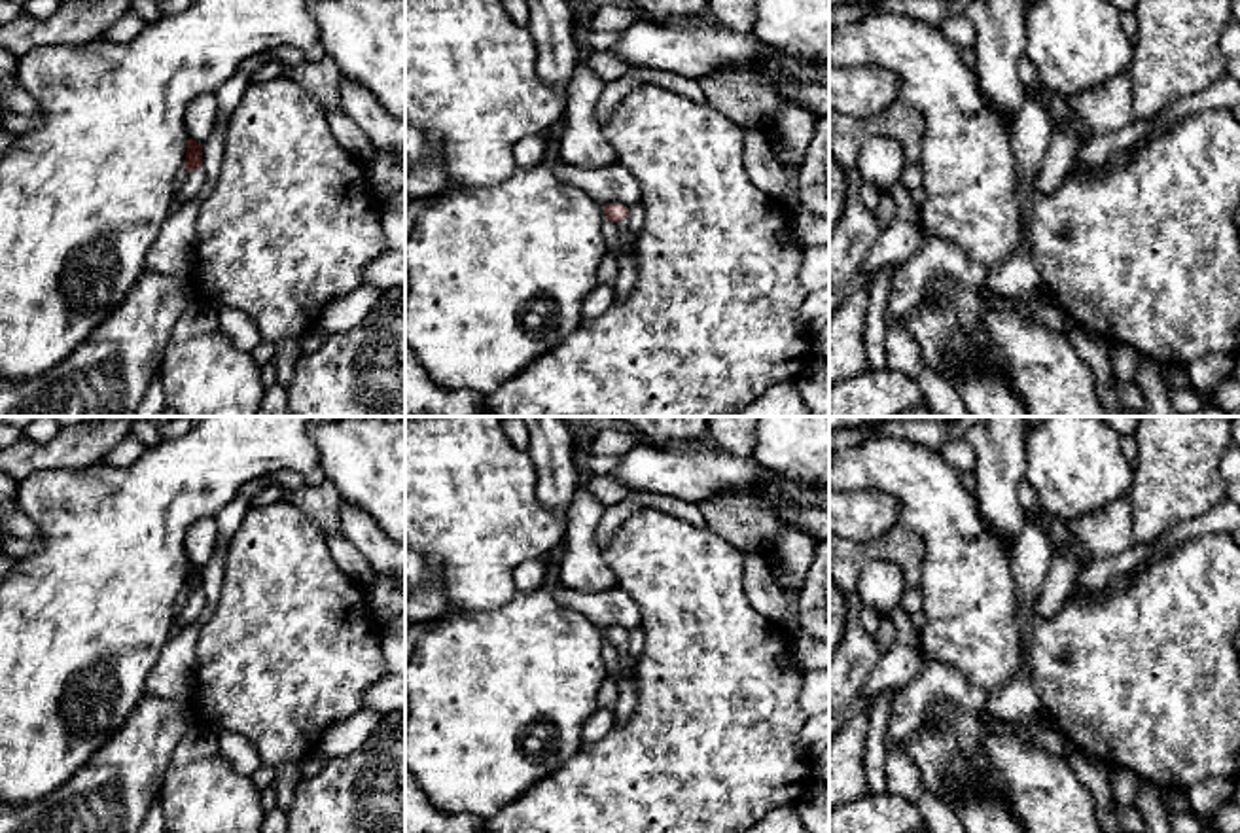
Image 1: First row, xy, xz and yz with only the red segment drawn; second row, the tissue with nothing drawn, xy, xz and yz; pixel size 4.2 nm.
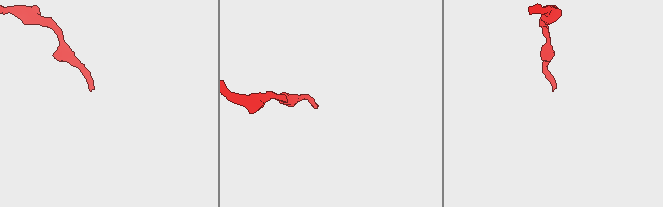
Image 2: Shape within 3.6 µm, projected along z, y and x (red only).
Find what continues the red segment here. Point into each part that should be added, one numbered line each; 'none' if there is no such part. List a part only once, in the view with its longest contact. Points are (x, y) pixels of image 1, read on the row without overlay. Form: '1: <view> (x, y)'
1: xy (194, 606)

